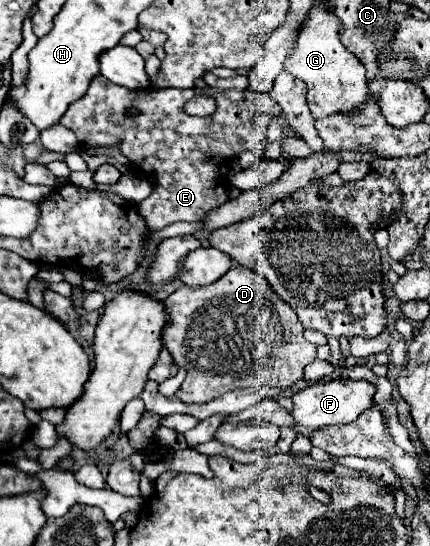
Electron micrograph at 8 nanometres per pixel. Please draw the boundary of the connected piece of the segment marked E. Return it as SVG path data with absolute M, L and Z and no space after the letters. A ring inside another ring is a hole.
M96 76L86 92L84 98L76 100L72 108L62 116L62 124L70 128L76 138L80 140L82 146L114 146L118 144L124 156L144 174L152 178L154 192L138 204L140 214L144 216L150 232L162 230L174 222L198 222L204 220L204 216L216 208L220 208L226 200L226 188L228 180L220 176L220 164L226 164L236 158L244 150L252 150L256 156L264 154L262 146L262 134L260 130L252 124L252 116L256 112L268 112L272 114L280 124L282 120L278 118L280 108L276 108L276 102L268 94L252 92L252 90L216 90L216 88L188 88L188 90L156 90L156 88L146 88L144 92L132 92L128 88L120 88L112 82L108 82L104 76ZM194 96L212 96L218 102L218 108L212 116L198 118L198 116L188 116L182 106L194 98ZM128 108L138 108L140 114L134 118L124 116Z

